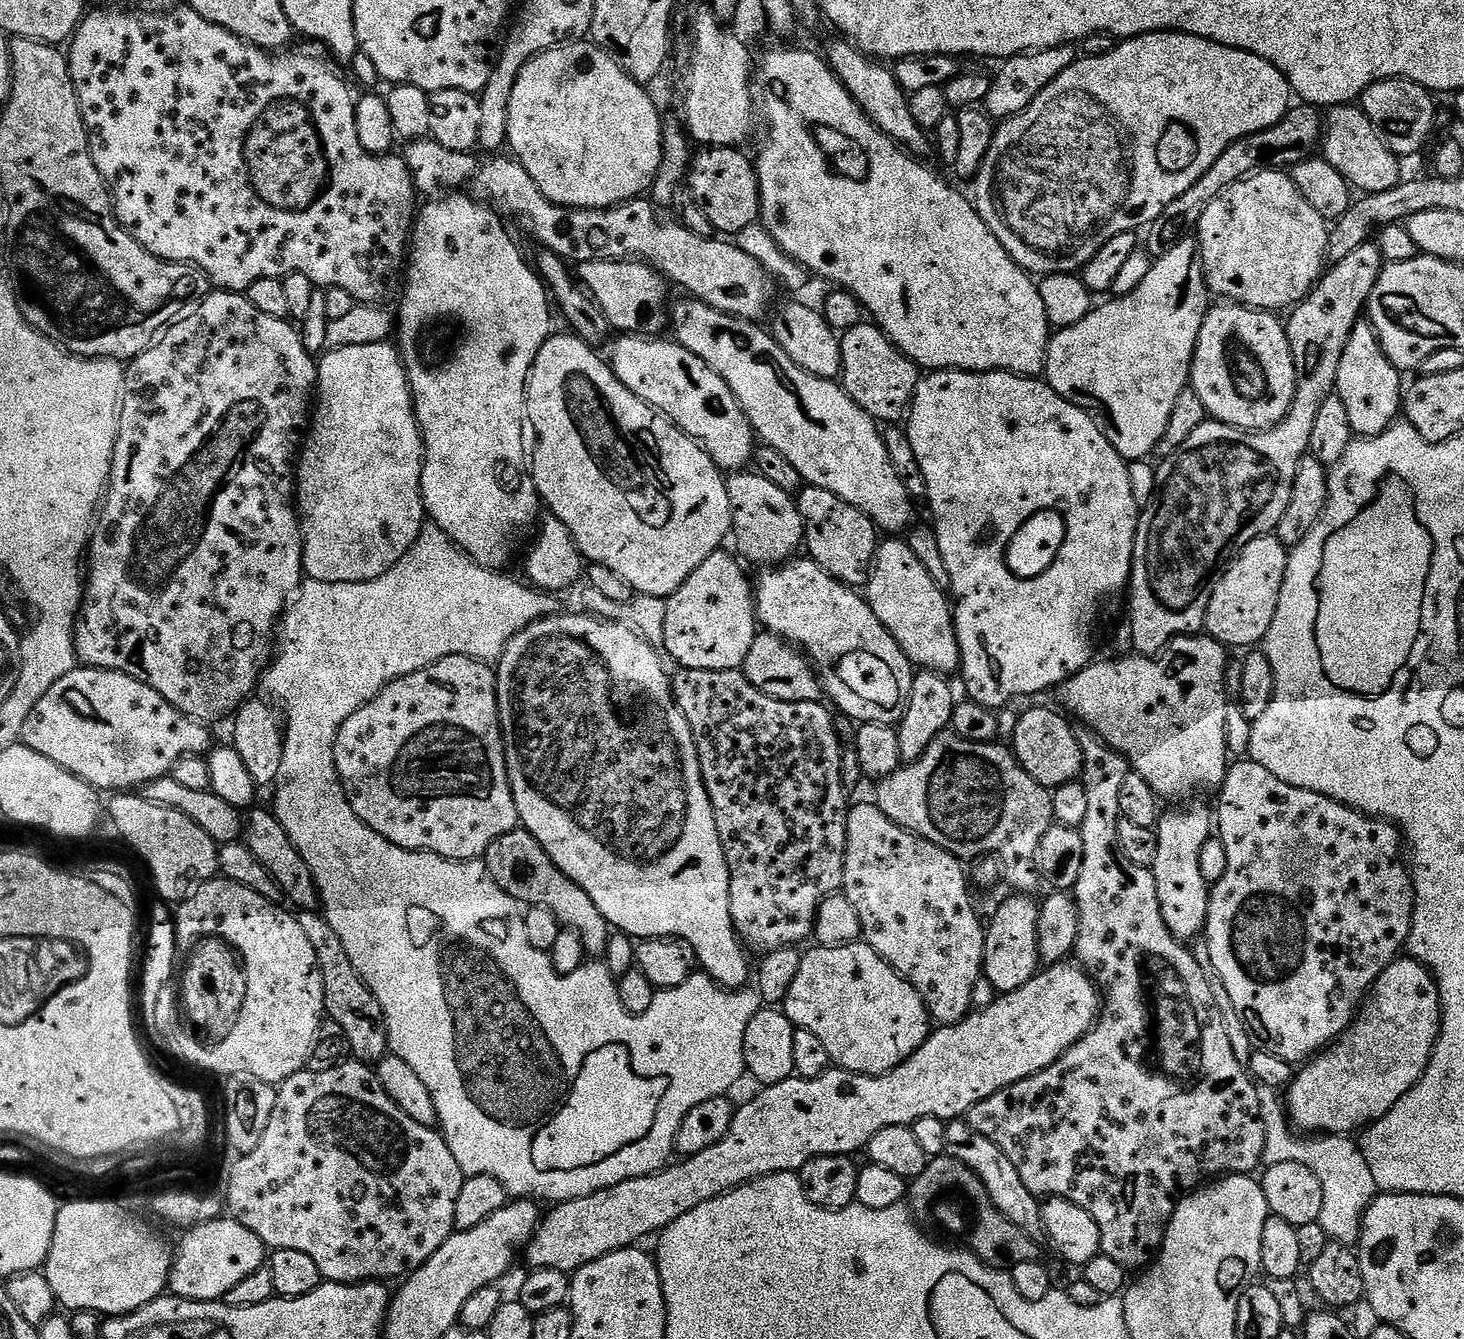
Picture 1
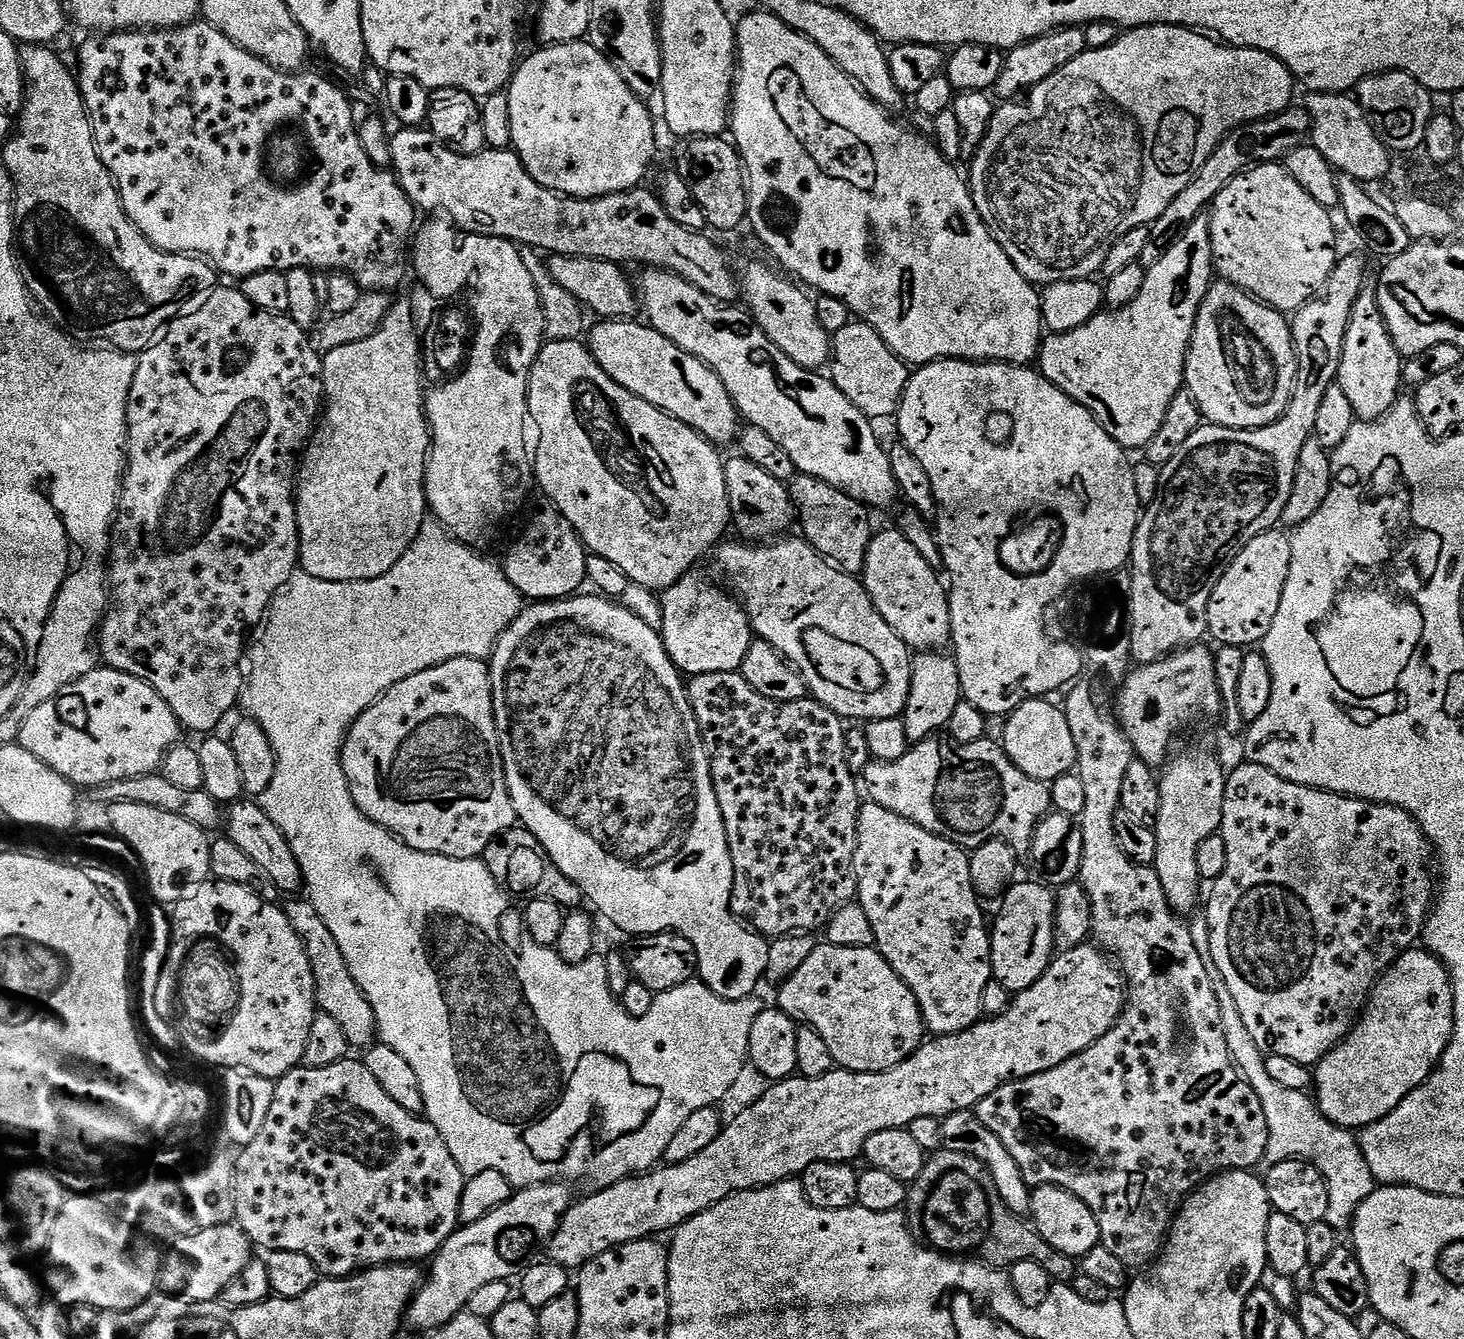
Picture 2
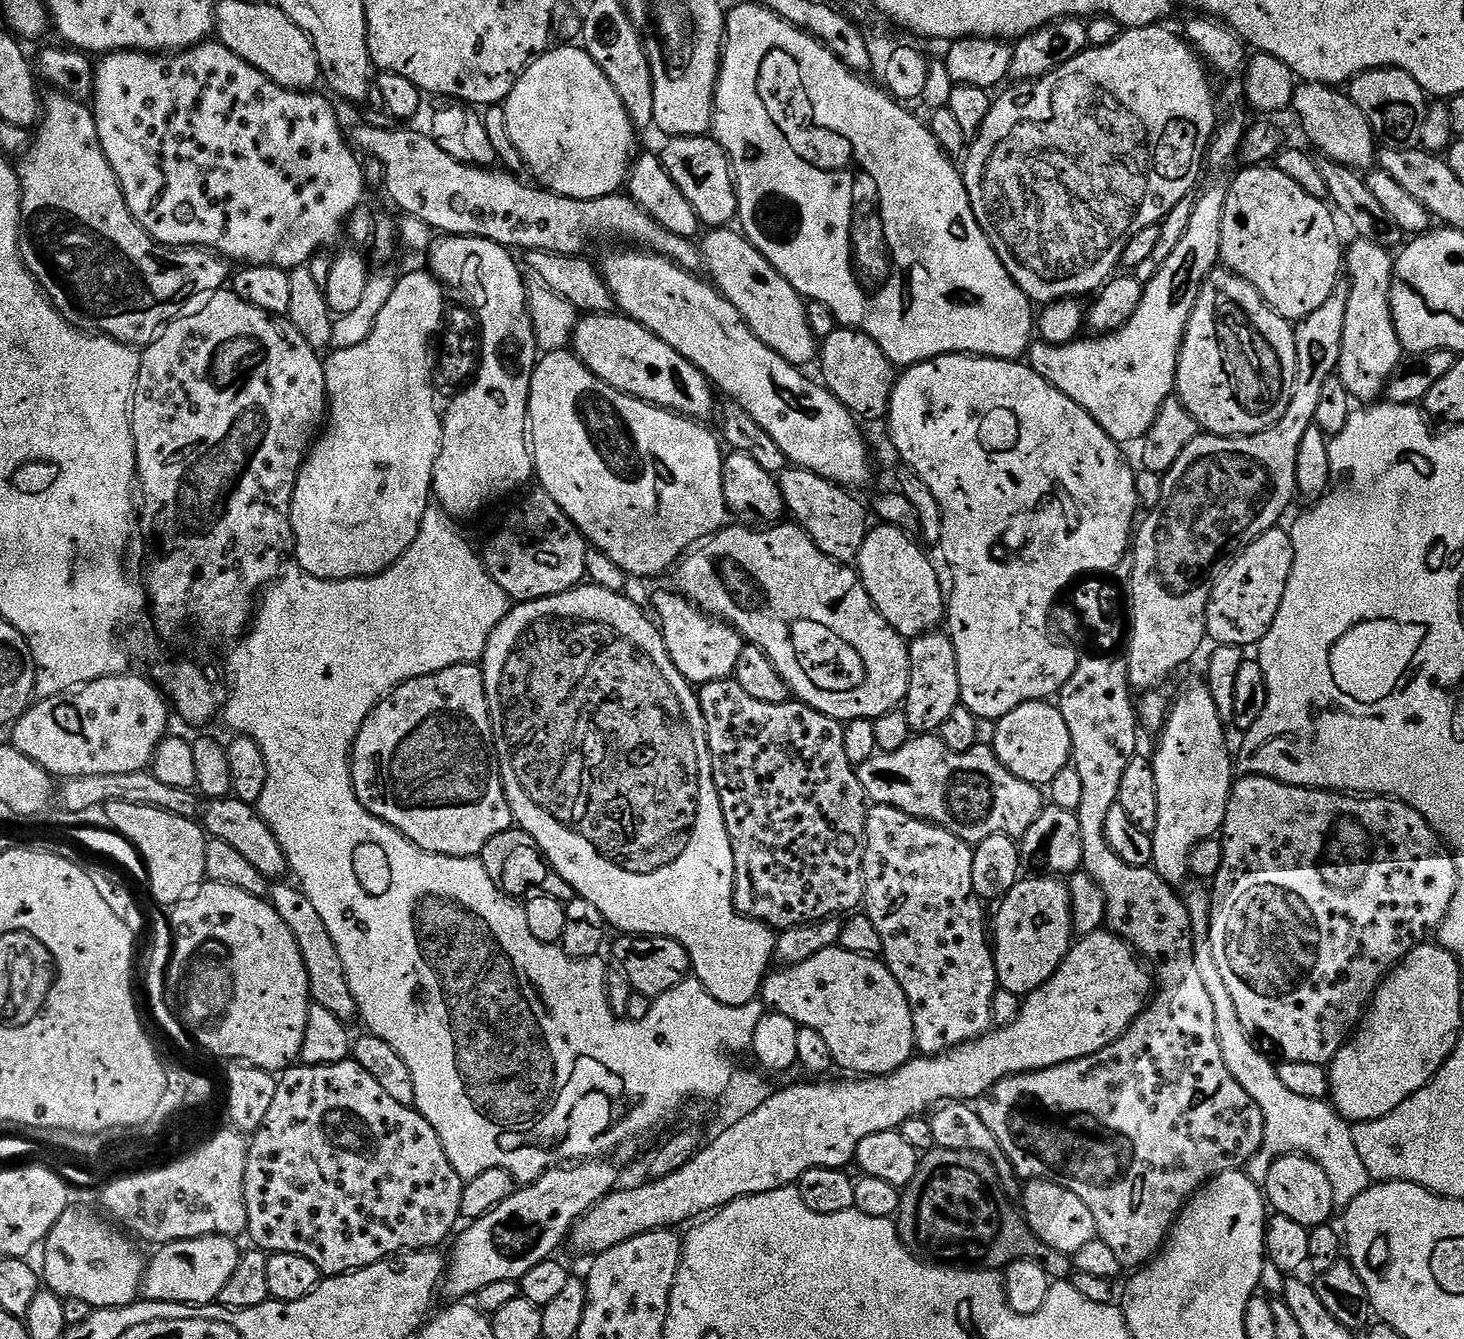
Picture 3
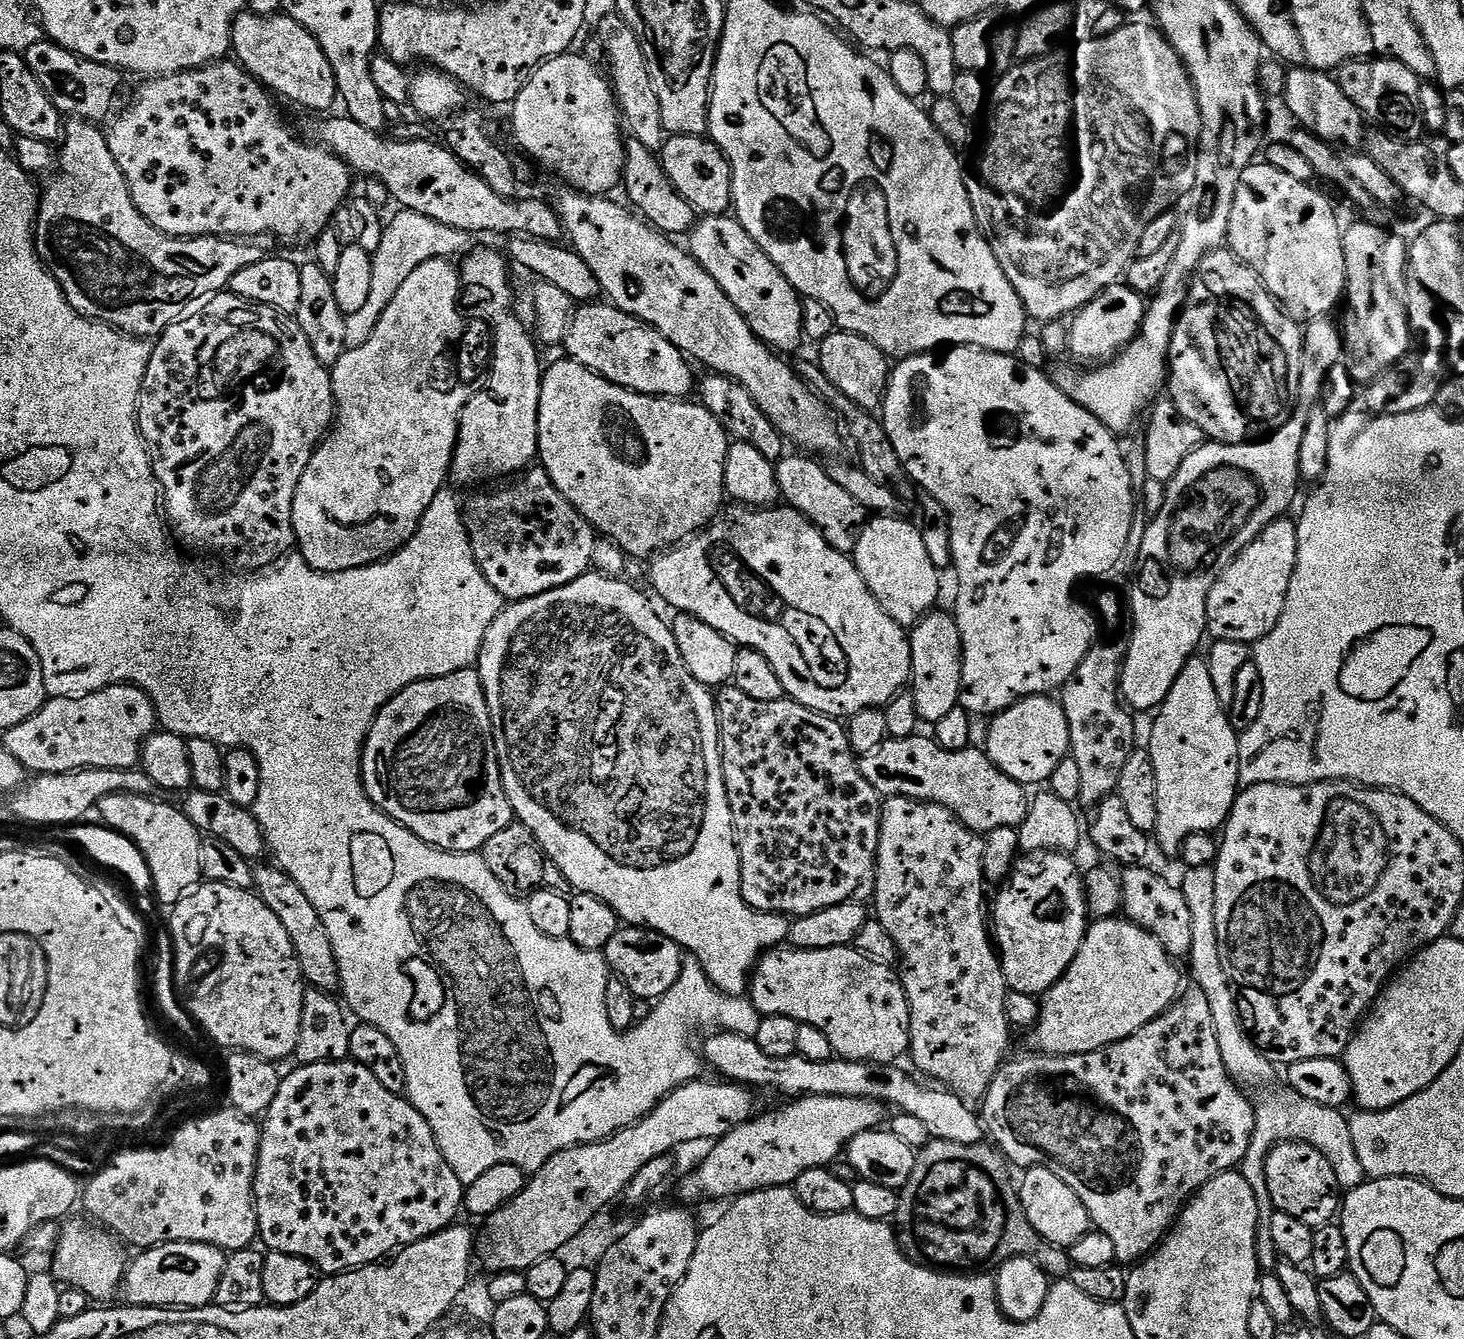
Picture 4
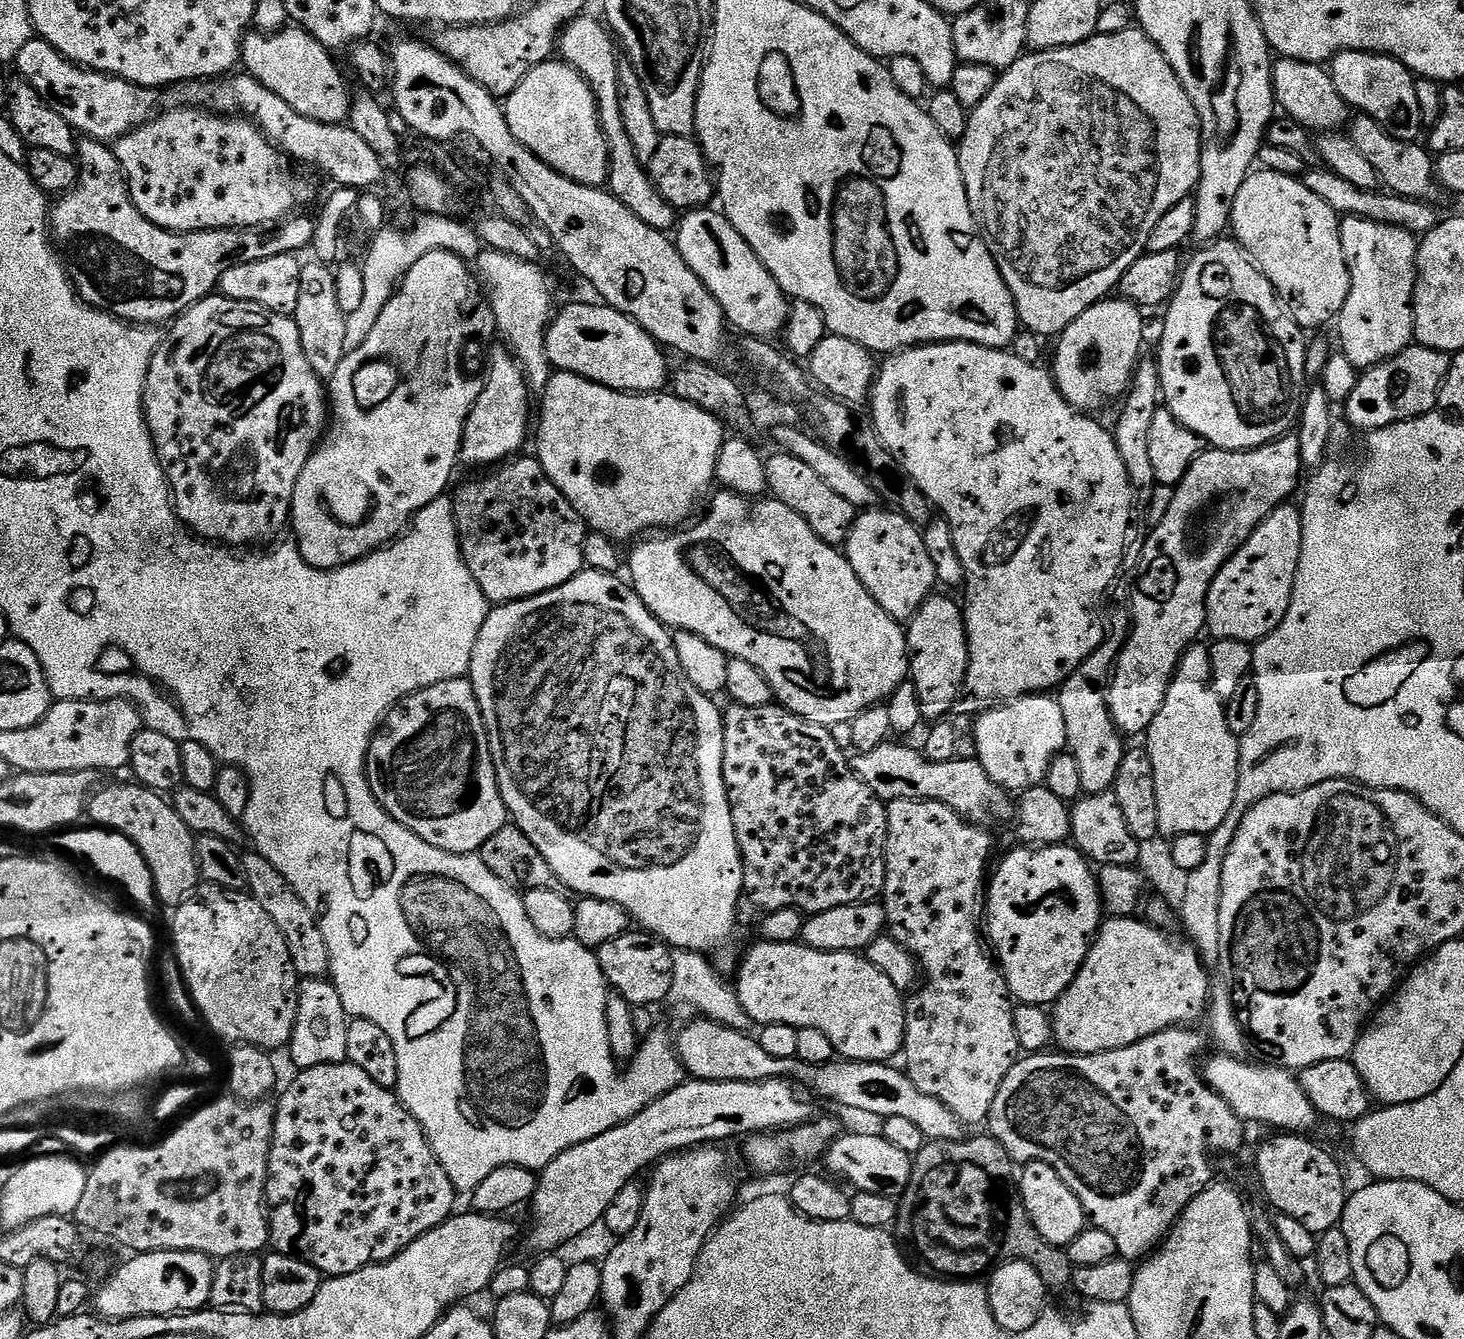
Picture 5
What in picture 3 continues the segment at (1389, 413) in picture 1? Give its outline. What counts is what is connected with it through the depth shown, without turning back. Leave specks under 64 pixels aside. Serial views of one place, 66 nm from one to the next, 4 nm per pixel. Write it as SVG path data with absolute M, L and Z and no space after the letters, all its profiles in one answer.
M1357 238L1347 249L1346 272L1352 275L1352 284L1348 288L1338 375L1356 402L1379 401L1385 395L1389 378L1405 355L1392 317L1390 290L1393 267L1393 253L1369 240Z

